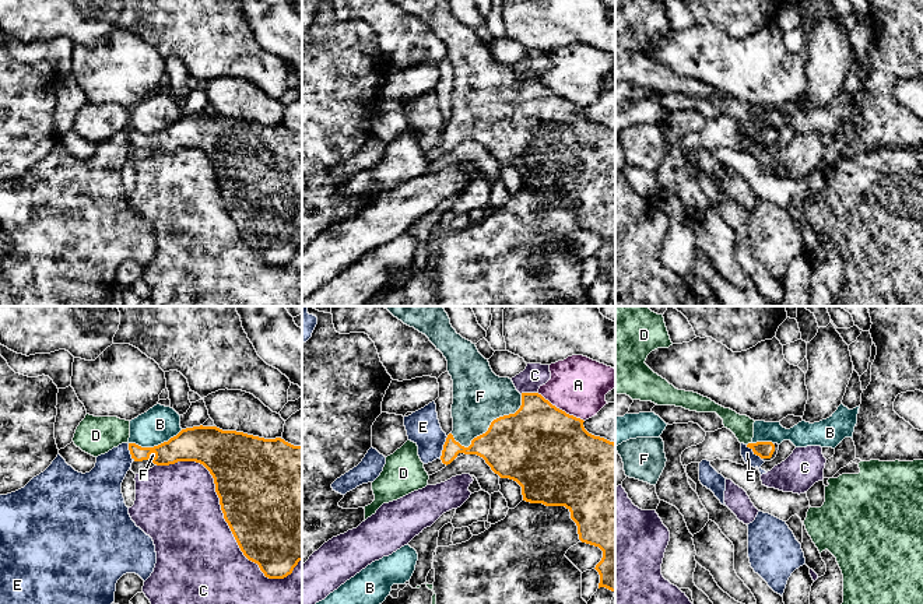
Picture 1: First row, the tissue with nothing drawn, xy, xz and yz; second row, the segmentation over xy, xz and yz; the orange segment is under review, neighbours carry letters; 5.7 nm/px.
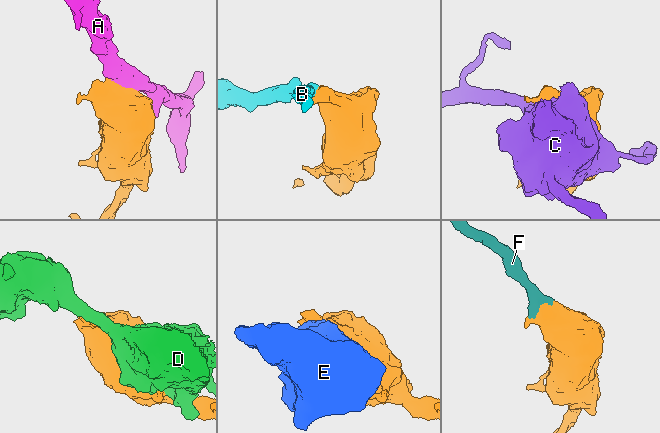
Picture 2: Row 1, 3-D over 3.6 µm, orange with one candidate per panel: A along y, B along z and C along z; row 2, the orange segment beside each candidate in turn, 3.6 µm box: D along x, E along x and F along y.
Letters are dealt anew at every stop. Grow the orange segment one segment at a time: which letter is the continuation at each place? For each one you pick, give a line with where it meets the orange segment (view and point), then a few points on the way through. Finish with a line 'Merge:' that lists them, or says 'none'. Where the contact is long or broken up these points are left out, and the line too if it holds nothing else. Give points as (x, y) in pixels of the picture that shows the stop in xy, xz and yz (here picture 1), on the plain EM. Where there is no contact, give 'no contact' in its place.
F: contact xz (491, 111)
Merge: F

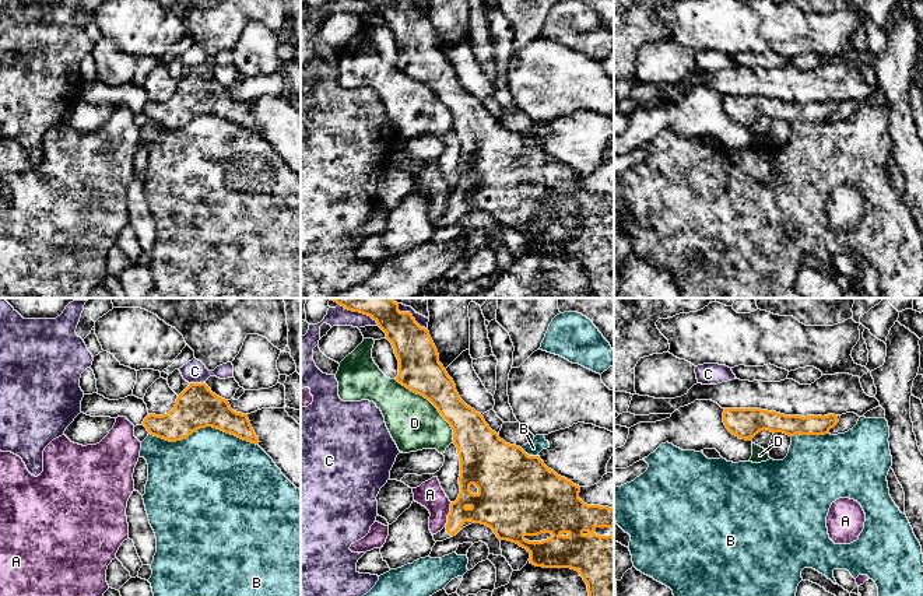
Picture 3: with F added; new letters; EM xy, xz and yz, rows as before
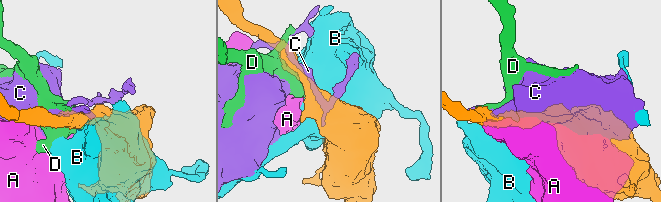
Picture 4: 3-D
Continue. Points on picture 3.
Merge: none

